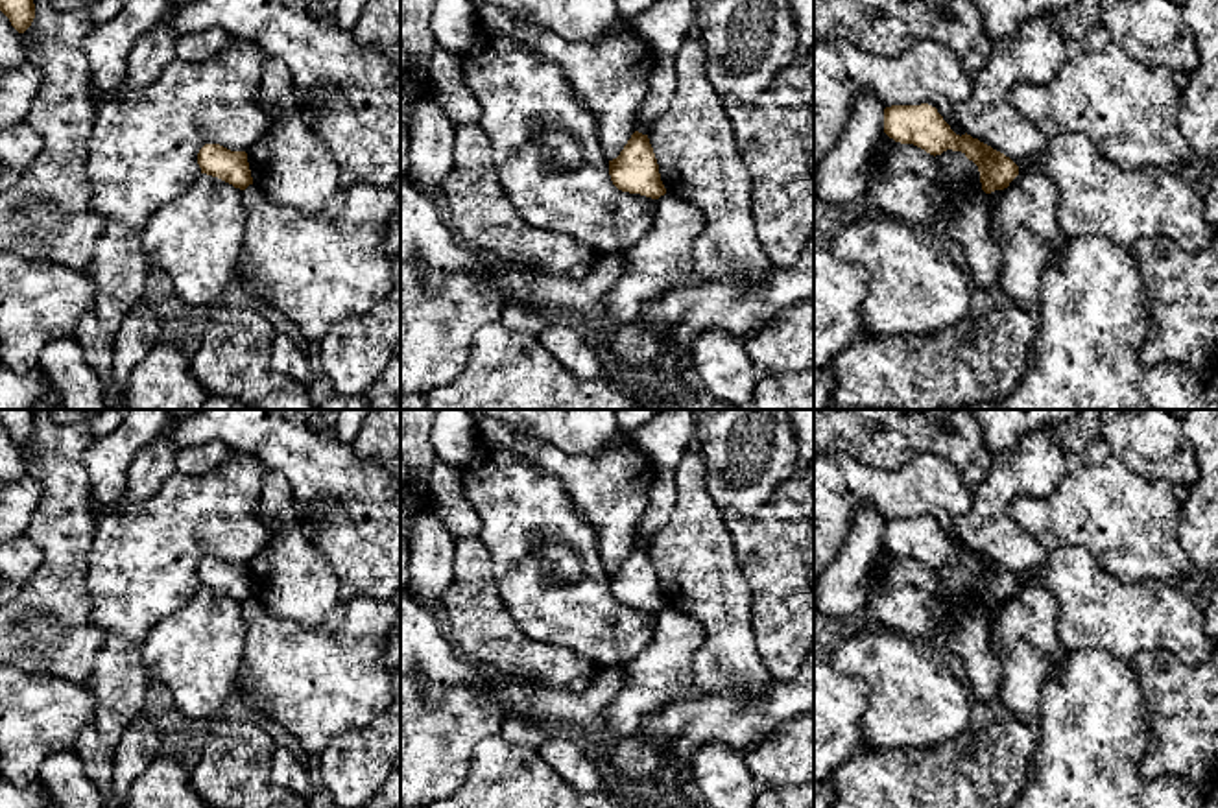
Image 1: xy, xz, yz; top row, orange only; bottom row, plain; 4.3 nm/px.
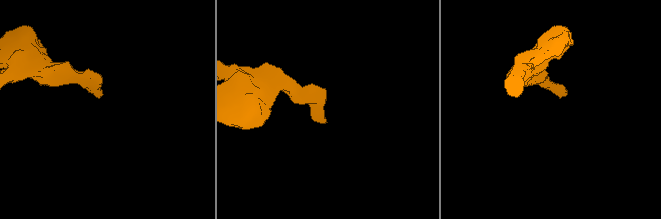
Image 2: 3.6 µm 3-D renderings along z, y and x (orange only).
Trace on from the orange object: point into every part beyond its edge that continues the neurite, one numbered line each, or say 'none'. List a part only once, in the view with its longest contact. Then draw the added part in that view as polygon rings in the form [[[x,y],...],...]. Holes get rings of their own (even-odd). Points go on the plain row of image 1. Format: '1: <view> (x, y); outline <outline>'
none

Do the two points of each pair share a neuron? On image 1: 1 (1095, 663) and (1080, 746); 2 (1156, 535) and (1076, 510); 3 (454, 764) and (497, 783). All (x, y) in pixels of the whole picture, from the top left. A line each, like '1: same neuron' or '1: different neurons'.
1: same neuron
2: same neuron
3: different neurons

